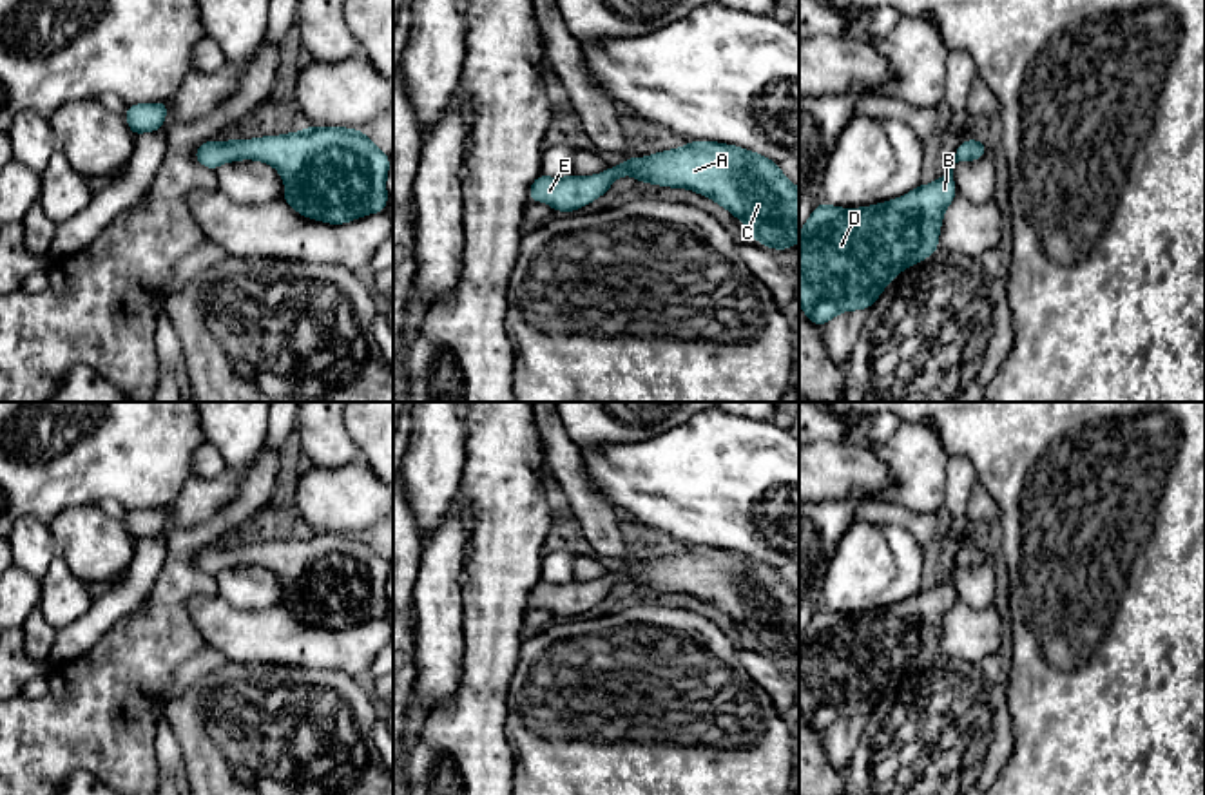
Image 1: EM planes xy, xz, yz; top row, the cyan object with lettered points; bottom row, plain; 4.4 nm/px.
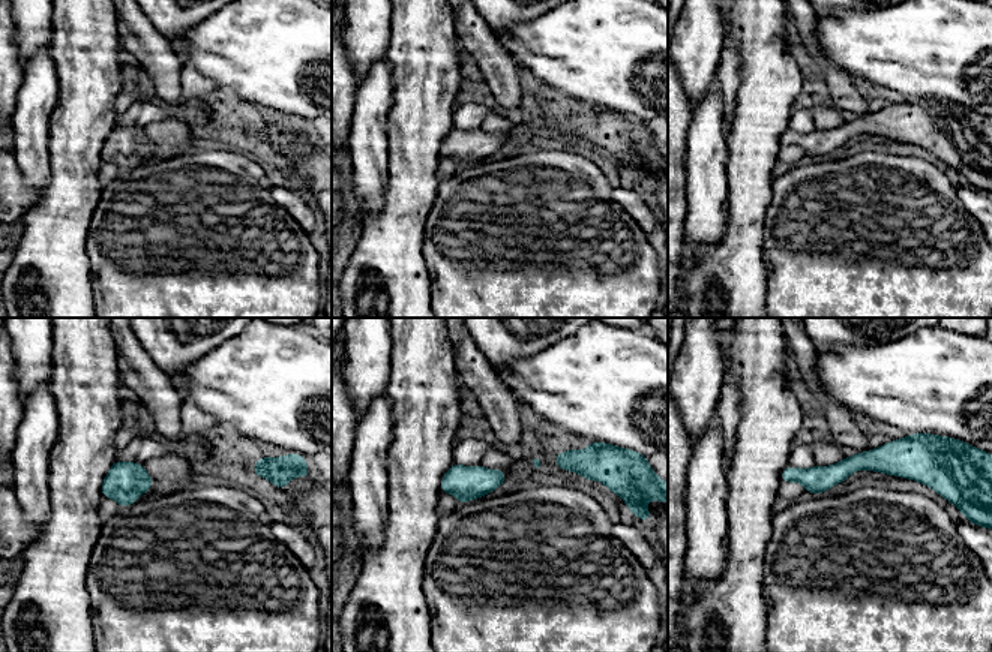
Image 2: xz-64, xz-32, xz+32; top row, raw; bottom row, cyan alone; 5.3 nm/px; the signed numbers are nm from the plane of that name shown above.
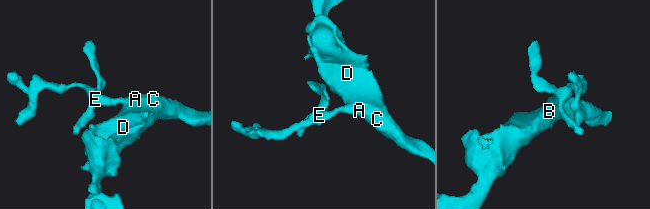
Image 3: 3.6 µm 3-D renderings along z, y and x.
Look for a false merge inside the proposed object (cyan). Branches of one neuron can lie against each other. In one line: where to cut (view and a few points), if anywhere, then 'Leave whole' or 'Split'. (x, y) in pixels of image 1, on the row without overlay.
No split. Leave whole

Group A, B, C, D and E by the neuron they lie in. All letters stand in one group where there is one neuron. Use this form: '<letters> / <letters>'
A B C D E

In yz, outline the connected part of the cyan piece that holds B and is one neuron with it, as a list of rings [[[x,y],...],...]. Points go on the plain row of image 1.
[[[982,545],[962,547],[940,585],[886,608],[841,614],[821,607],[799,637],[799,712],[808,726],[824,732],[841,717],[868,715],[902,675],[935,659],[946,614],[959,601],[953,570],[982,565],[986,554]]]

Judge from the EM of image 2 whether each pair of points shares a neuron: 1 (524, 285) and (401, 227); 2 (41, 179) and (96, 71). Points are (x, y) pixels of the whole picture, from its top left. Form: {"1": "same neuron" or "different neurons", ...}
{"1": "different neurons", "2": "different neurons"}

